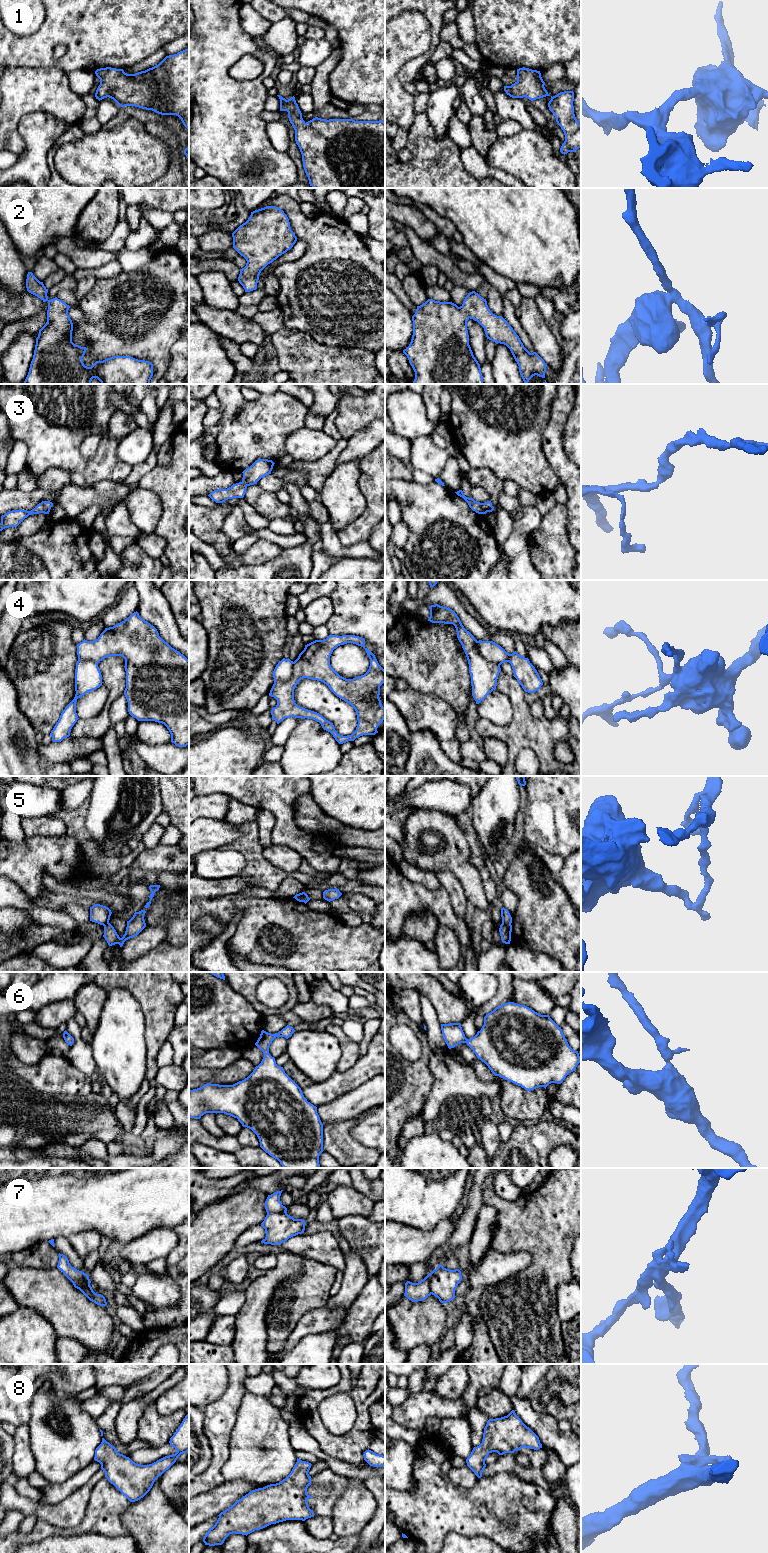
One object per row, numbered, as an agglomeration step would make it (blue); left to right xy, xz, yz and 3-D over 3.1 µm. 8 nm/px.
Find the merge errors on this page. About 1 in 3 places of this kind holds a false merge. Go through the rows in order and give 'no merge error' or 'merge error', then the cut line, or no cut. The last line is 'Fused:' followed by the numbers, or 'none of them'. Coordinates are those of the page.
1: no merge error; no cut
2: no merge error; no cut
3: no merge error; no cut
4: merge error; cut in xz along (293, 662), (292, 676), (287, 680), (274, 682)
5: merge error; cut in yz along (502, 923), (510, 924)
6: no merge error; no cut
7: merge error; cut in yz along (429, 1274), (431, 1293)
8: no merge error; no cut
Fused: 4, 5, 7

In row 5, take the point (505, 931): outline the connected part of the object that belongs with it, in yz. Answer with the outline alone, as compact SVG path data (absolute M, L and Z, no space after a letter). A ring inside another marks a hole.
M501 924L499 928L499 932L500 932L502 942L505 944L510 944L512 925Z

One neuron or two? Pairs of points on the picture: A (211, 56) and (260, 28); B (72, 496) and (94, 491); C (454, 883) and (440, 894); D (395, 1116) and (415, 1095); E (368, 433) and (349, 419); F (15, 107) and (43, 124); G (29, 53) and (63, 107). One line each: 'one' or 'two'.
A: two
B: one
C: two
D: one
E: two
F: two
G: two

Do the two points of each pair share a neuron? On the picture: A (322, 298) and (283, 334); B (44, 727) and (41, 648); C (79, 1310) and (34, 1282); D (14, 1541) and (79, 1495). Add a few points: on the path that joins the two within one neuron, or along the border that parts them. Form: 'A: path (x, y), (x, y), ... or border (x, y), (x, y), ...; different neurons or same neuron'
A: border (283, 325), (304, 331), (311, 336); different neurons
B: path (43, 707), (42, 668); same neuron
C: path (68, 1310), (45, 1290); same neuron
D: border (37, 1519), (65, 1529); different neurons

